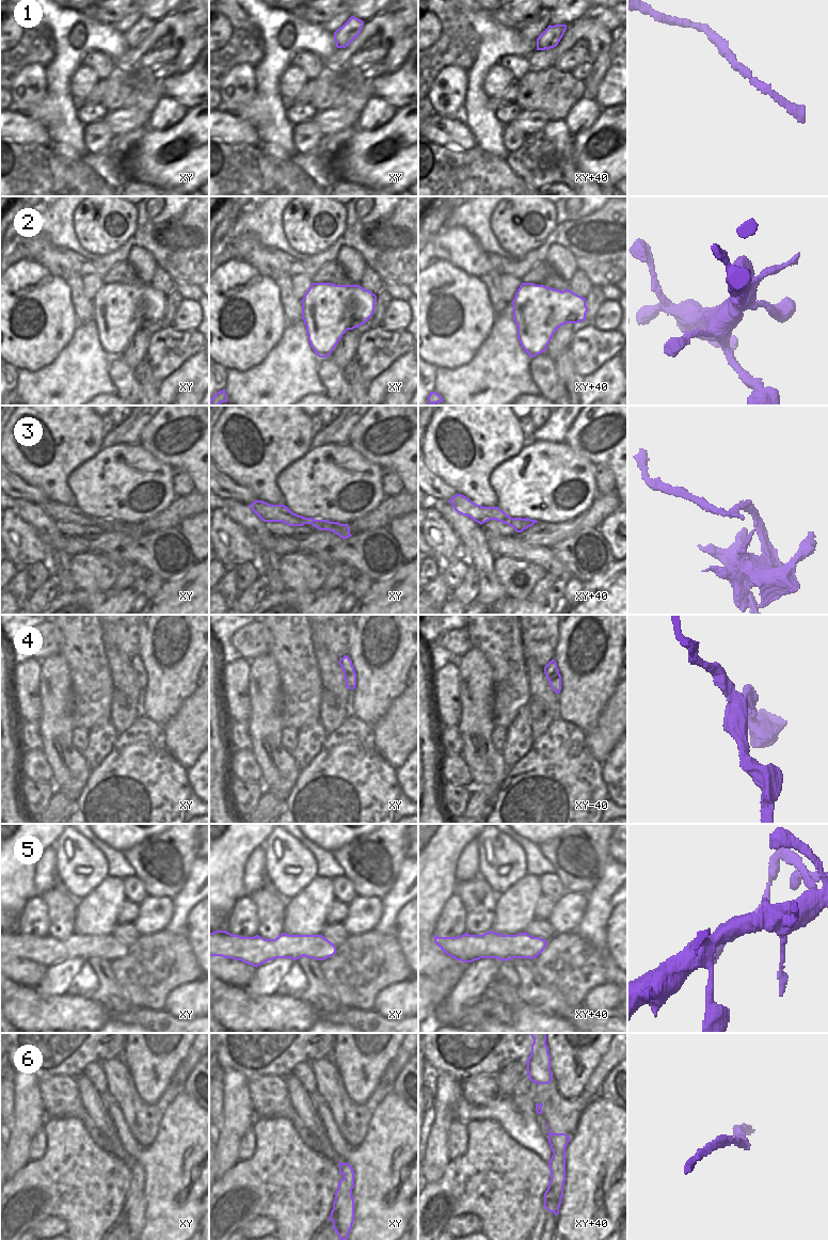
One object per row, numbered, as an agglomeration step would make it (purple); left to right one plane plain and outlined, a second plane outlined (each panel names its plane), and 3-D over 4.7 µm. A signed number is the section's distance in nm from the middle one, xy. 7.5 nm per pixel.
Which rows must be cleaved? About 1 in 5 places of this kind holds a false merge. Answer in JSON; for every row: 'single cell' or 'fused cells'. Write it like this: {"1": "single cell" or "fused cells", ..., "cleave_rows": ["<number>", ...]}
{"1": "single cell", "2": "single cell", "3": "fused cells", "4": "single cell", "5": "single cell", "6": "single cell", "cleave_rows": ["3"]}

